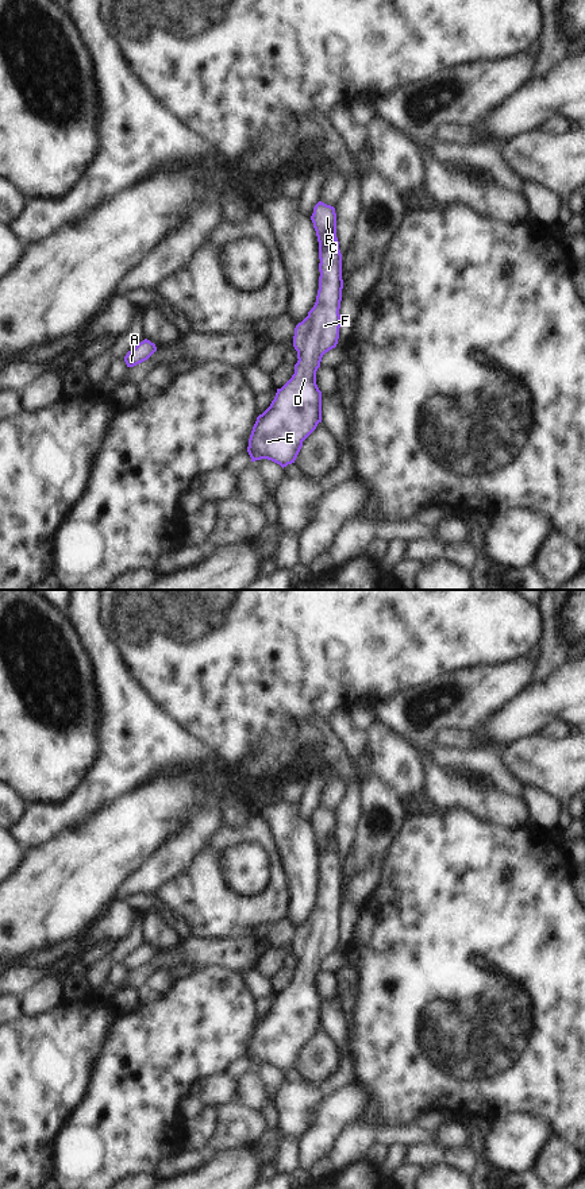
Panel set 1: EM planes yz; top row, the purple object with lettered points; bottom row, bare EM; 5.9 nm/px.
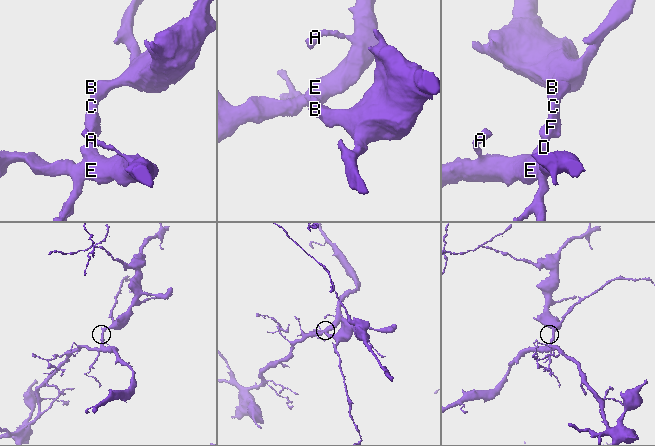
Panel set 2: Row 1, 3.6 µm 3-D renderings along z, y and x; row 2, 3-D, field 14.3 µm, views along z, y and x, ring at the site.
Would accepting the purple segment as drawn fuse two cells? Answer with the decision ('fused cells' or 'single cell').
single cell

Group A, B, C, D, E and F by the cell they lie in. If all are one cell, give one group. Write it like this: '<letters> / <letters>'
A B C D E F

